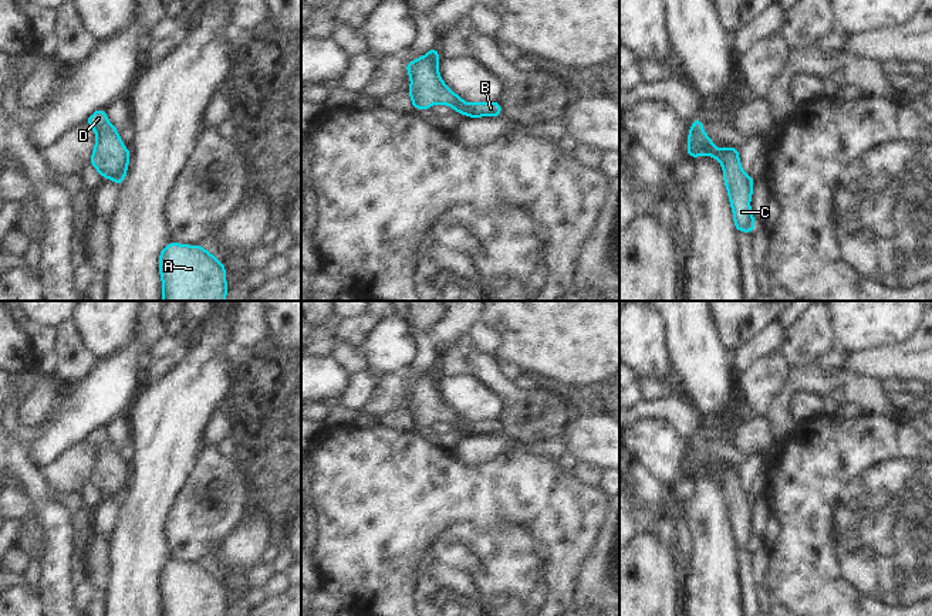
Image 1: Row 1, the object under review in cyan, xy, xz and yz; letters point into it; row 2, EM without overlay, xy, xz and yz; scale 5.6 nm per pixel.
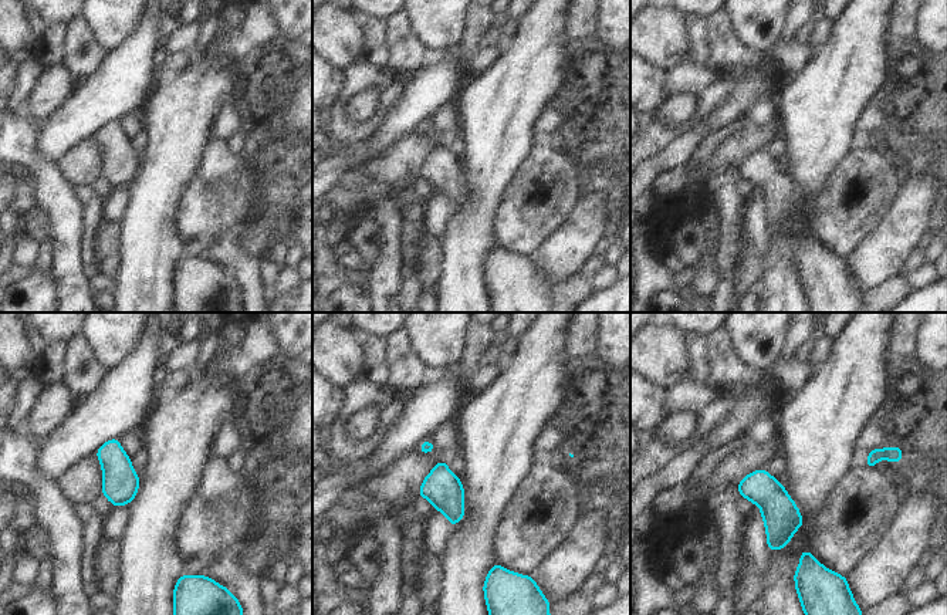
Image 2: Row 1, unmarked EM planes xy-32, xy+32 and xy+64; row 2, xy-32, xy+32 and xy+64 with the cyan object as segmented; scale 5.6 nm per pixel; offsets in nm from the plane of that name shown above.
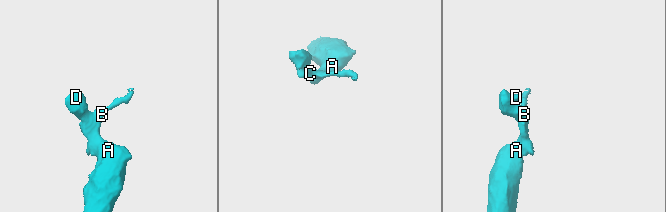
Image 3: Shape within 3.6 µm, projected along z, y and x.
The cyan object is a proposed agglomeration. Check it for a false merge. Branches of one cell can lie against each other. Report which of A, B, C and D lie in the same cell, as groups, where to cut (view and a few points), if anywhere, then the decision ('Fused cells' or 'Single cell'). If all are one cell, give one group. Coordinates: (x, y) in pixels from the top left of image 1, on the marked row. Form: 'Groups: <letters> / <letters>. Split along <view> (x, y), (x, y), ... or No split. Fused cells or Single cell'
Groups: A B C D. No split. Single cell.

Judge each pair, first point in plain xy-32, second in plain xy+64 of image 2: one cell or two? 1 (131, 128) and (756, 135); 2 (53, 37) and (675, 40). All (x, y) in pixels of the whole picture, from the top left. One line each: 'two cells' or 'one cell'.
1: two cells
2: two cells

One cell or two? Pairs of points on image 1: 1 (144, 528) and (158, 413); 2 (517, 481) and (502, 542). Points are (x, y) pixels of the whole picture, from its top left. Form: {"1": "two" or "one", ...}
{"1": "one", "2": "one"}

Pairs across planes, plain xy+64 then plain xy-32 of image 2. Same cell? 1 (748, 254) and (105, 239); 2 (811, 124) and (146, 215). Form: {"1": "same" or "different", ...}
{"1": "same", "2": "same"}

